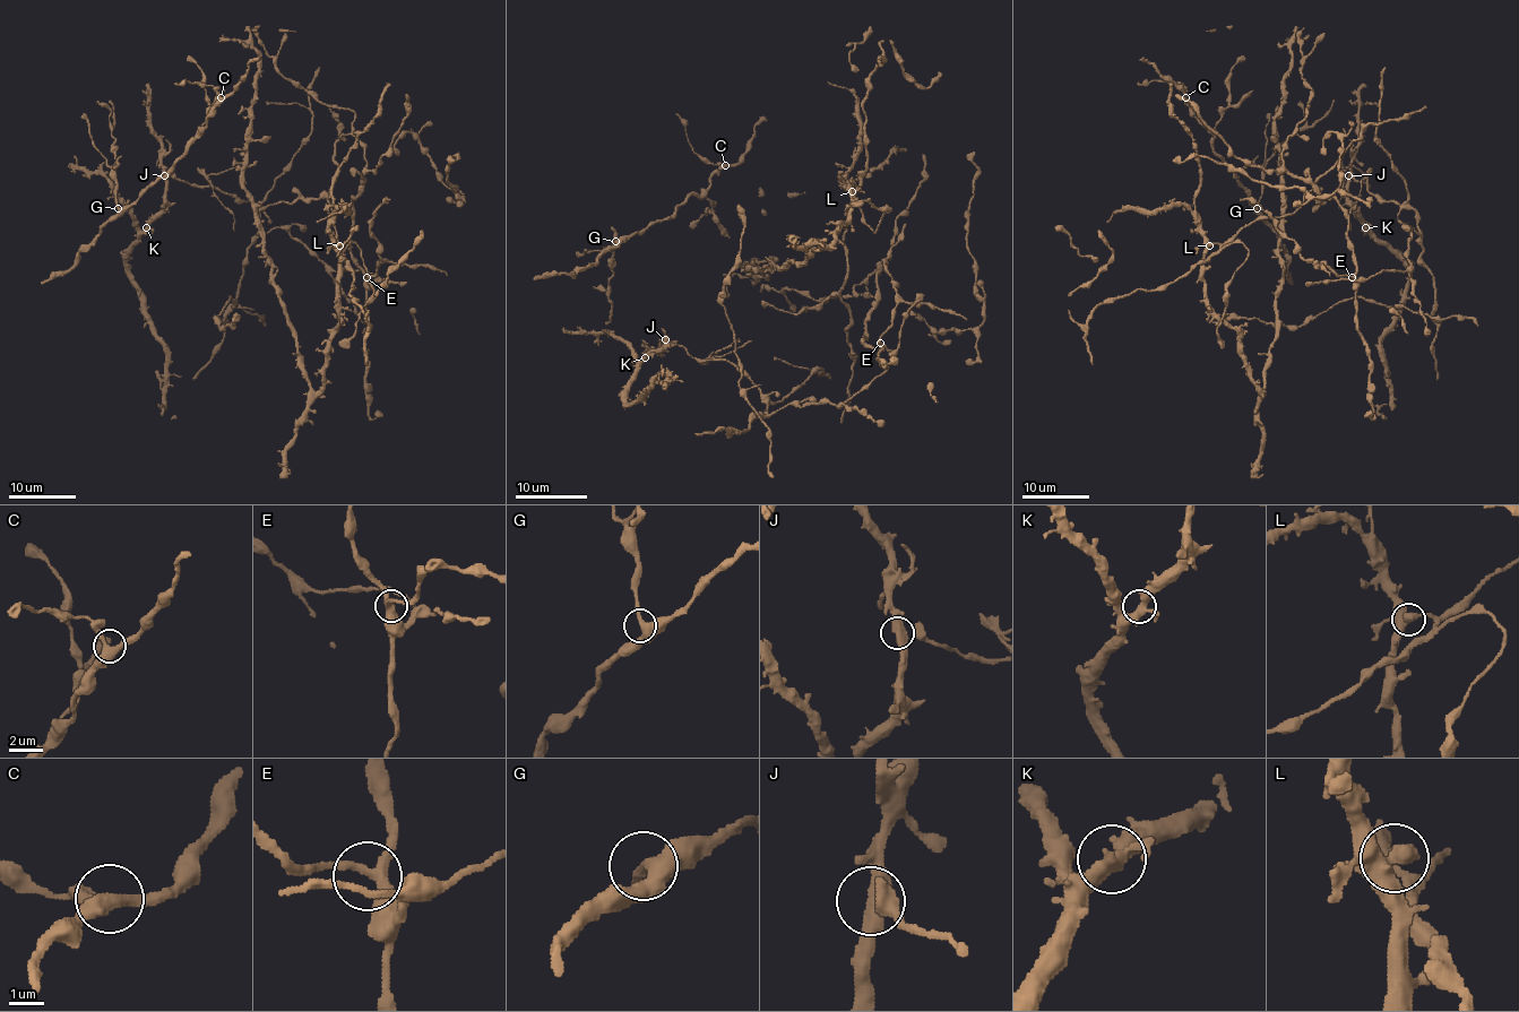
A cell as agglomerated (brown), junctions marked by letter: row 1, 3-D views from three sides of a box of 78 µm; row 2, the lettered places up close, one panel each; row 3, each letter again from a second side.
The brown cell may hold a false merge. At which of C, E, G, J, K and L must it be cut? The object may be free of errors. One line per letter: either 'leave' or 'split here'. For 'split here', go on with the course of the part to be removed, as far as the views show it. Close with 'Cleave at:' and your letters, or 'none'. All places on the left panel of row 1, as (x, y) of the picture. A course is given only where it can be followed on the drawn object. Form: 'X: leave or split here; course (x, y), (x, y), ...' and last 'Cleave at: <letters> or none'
C: leave
E: leave
G: leave
J: leave
K: leave
L: leave
Cleave at: none

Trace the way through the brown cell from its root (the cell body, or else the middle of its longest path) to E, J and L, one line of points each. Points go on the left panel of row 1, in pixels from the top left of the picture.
E: (298, 87), (354, 113), (353, 133), (367, 167), (363, 189), (353, 197), (351, 259), (367, 277)
J: (298, 87), (354, 113), (367, 167), (351, 259), (371, 284), (284, 228), (262, 232), (255, 204), (164, 175)
L: (298, 87), (251, 32), (259, 71), (244, 190), (299, 368), (314, 390), (322, 386), (339, 317), (339, 245)

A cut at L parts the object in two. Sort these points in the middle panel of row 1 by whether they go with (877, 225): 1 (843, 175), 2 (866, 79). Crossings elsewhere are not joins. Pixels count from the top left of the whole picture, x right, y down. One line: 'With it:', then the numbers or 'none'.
With it: 2

